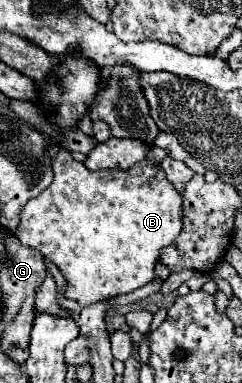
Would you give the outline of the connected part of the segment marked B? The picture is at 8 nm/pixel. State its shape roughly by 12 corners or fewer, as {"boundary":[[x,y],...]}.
{"boundary":[[60,150],[16,236],[82,306],[156,278],[182,228],[162,164]]}

